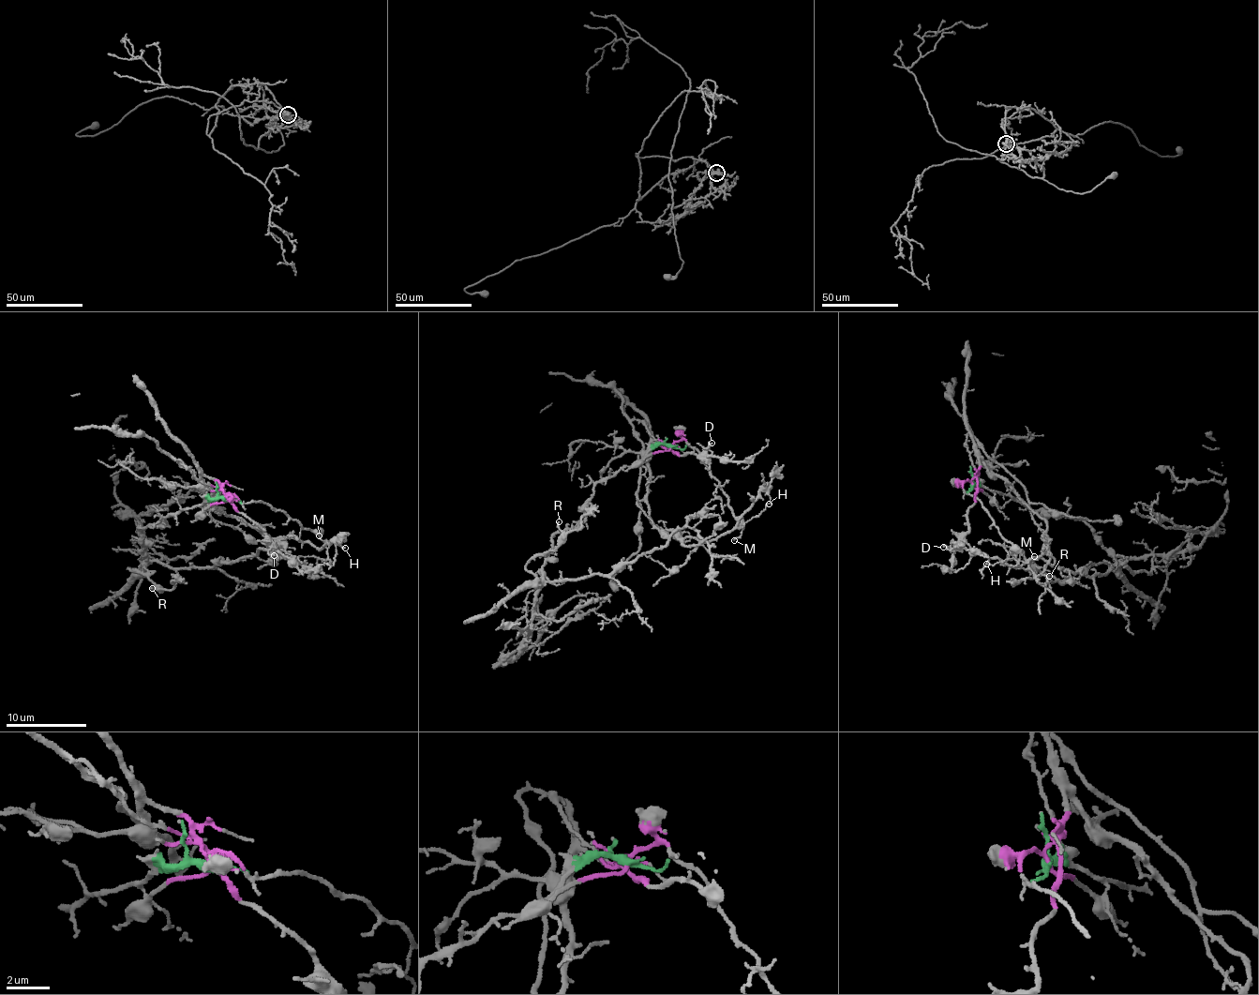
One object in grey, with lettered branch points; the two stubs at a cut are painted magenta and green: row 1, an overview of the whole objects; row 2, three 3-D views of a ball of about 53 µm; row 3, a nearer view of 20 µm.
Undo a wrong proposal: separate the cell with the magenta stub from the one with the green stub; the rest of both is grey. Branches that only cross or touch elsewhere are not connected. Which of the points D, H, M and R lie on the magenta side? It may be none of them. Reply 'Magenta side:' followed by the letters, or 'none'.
Magenta side: D, H, M

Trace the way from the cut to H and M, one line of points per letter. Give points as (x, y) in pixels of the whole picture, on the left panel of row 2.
H: (226, 497), (215, 480), (201, 477), (216, 507), (265, 535), (295, 537), (321, 548), (327, 540), (344, 547)
M: (226, 497), (215, 480), (201, 477), (216, 507), (265, 535), (290, 536), (321, 548), (325, 542), (318, 535)

